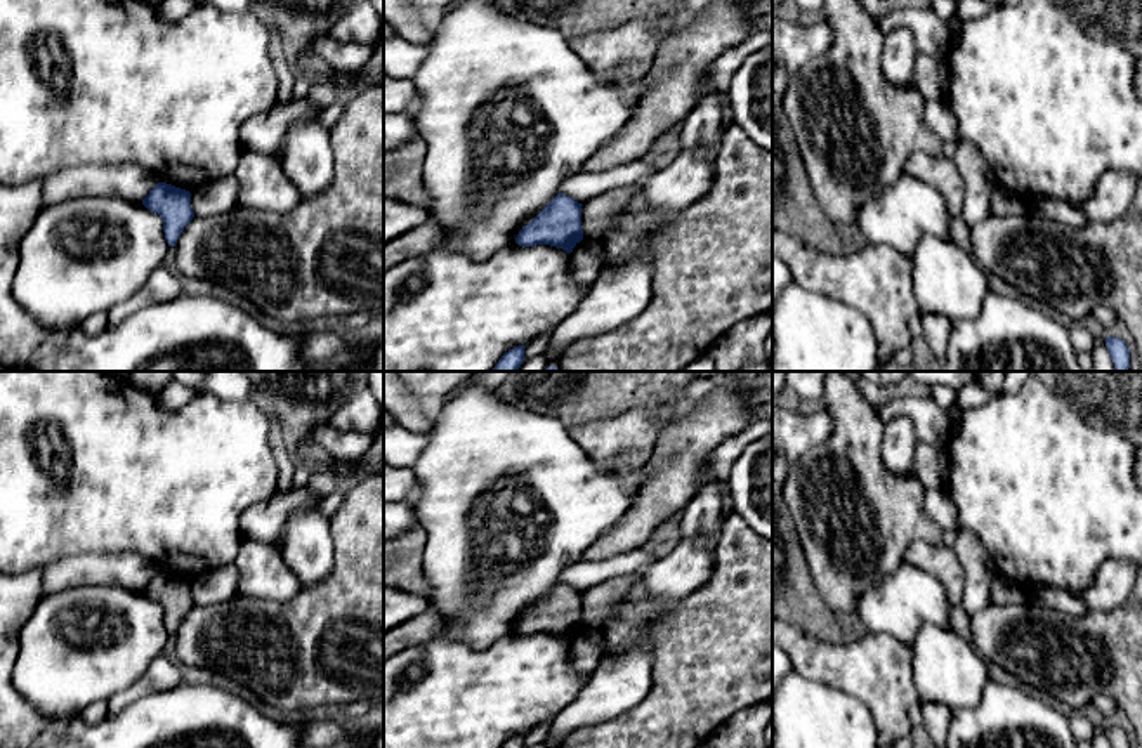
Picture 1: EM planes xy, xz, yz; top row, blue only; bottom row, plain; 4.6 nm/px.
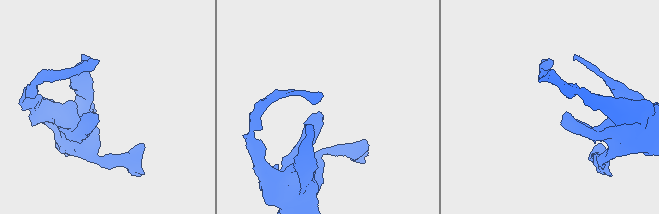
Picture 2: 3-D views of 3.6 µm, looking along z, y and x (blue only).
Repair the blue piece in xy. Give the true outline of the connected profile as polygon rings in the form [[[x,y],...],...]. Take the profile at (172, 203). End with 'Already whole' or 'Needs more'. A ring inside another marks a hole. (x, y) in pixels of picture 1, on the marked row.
[[[158,182],[142,205],[161,217],[168,246],[175,246],[180,233],[194,217],[191,193],[167,182]]]. Already whole

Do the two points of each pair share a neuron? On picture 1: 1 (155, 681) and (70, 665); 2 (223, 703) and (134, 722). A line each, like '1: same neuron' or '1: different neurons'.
1: different neurons
2: same neuron

